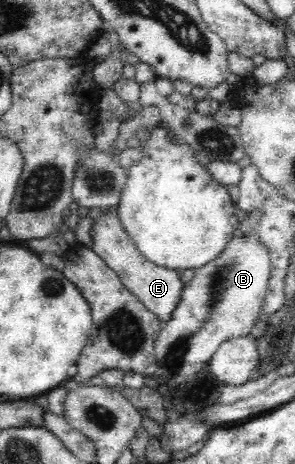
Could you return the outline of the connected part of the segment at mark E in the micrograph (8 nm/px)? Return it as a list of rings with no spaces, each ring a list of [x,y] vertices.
[[[116,210],[102,212],[93,223],[92,249],[100,255],[111,270],[116,271],[123,285],[131,291],[151,312],[155,313],[163,323],[171,320],[173,310],[180,304],[184,283],[179,279],[177,270],[157,266],[146,259],[138,250],[124,230]]]

